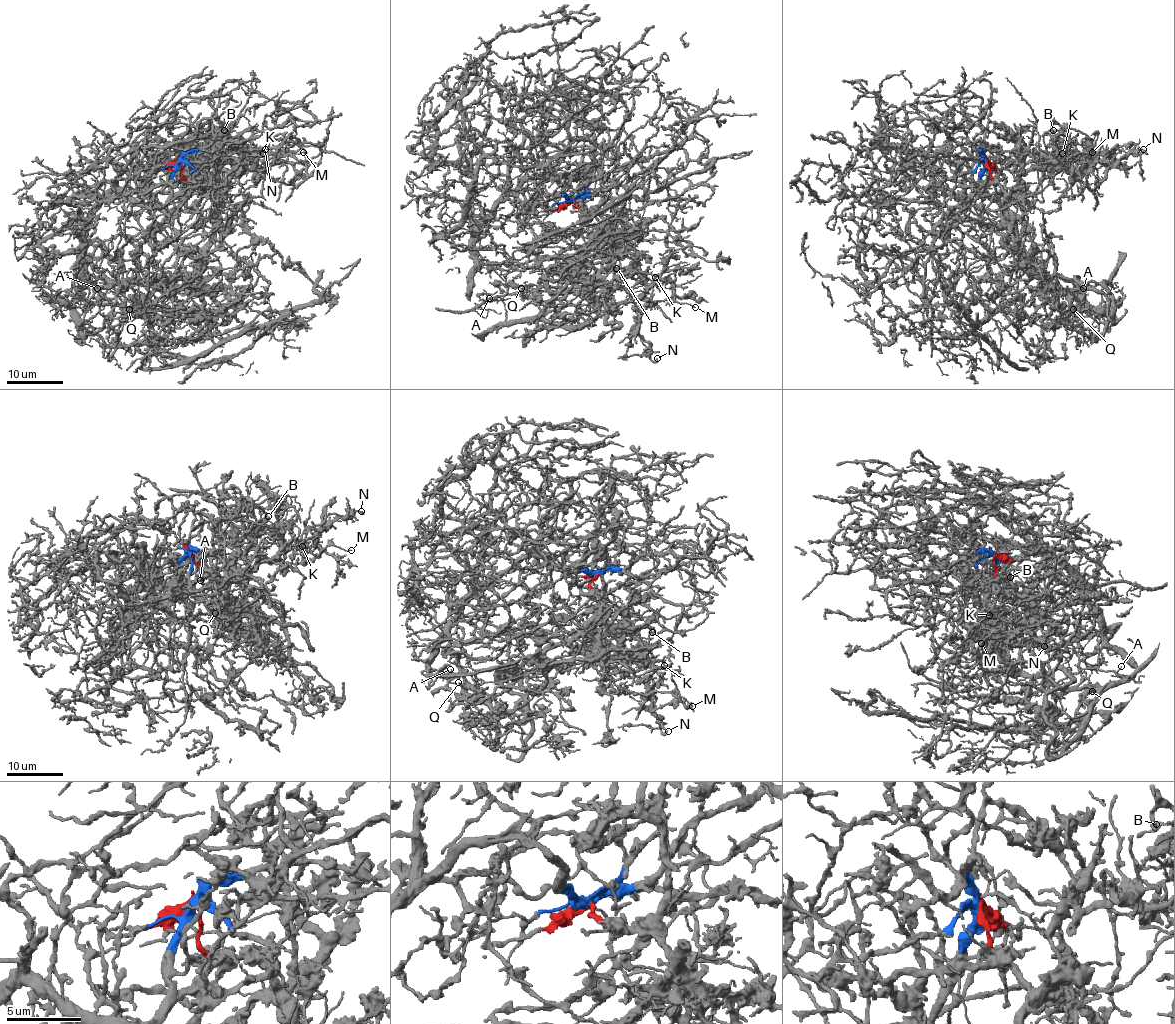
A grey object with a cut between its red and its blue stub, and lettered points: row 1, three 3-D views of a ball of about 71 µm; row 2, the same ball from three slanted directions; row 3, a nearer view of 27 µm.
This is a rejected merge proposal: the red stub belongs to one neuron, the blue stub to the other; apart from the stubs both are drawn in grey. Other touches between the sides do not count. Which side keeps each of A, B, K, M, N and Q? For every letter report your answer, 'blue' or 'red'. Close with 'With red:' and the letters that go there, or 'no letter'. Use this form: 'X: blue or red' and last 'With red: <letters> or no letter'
A: red
B: red
K: red
M: red
N: red
Q: red
With red: A, B, K, M, N, Q

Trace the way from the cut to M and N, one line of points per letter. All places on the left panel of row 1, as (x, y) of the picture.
M: (180, 160), (183, 177), (201, 181), (214, 192), (232, 174), (267, 152), (279, 157), (280, 153), (303, 152)
N: (180, 160), (183, 177), (201, 181), (214, 192), (265, 149)

